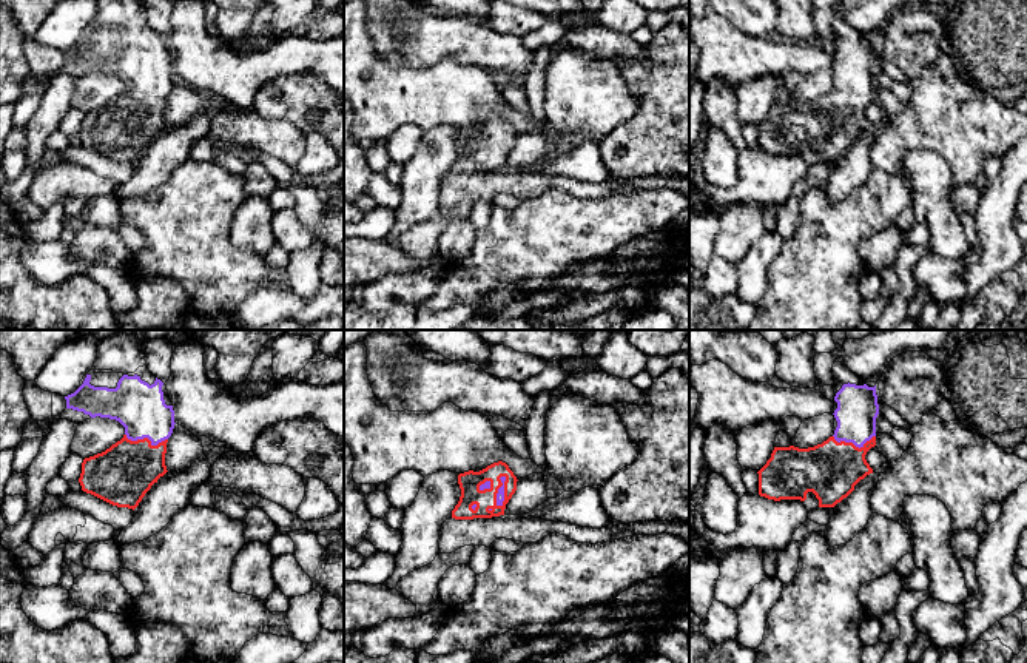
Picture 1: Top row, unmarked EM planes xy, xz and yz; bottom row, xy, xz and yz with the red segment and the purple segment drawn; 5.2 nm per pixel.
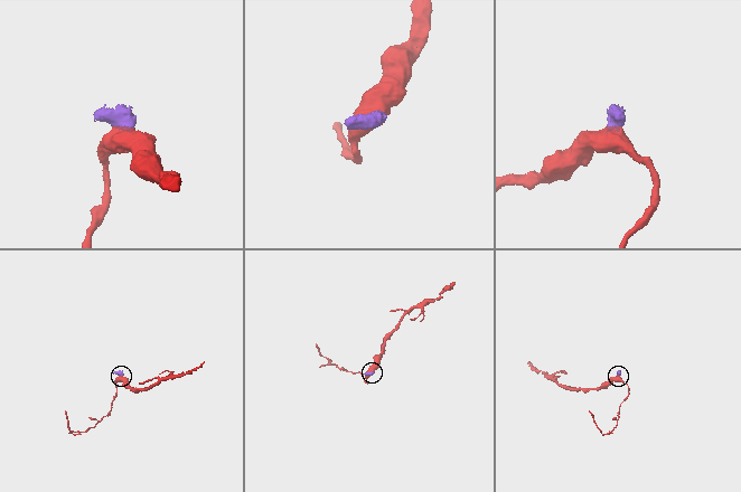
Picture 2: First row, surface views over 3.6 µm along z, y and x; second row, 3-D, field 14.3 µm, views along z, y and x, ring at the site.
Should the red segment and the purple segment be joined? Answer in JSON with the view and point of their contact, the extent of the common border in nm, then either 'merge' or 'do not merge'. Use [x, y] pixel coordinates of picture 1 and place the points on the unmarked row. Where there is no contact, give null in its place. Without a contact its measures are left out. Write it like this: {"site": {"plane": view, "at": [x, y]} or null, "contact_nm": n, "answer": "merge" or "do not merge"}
{"site": {"plane": "xz", "at": [497, 145]}, "contact_nm": 170, "answer": "merge"}

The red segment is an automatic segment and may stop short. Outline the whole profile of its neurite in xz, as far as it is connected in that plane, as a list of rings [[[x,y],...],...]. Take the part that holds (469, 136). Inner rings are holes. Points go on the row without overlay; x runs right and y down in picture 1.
[[[503,116],[493,117],[480,126],[458,130],[461,151],[452,173],[473,174],[504,170],[506,159],[517,145],[517,131]]]

